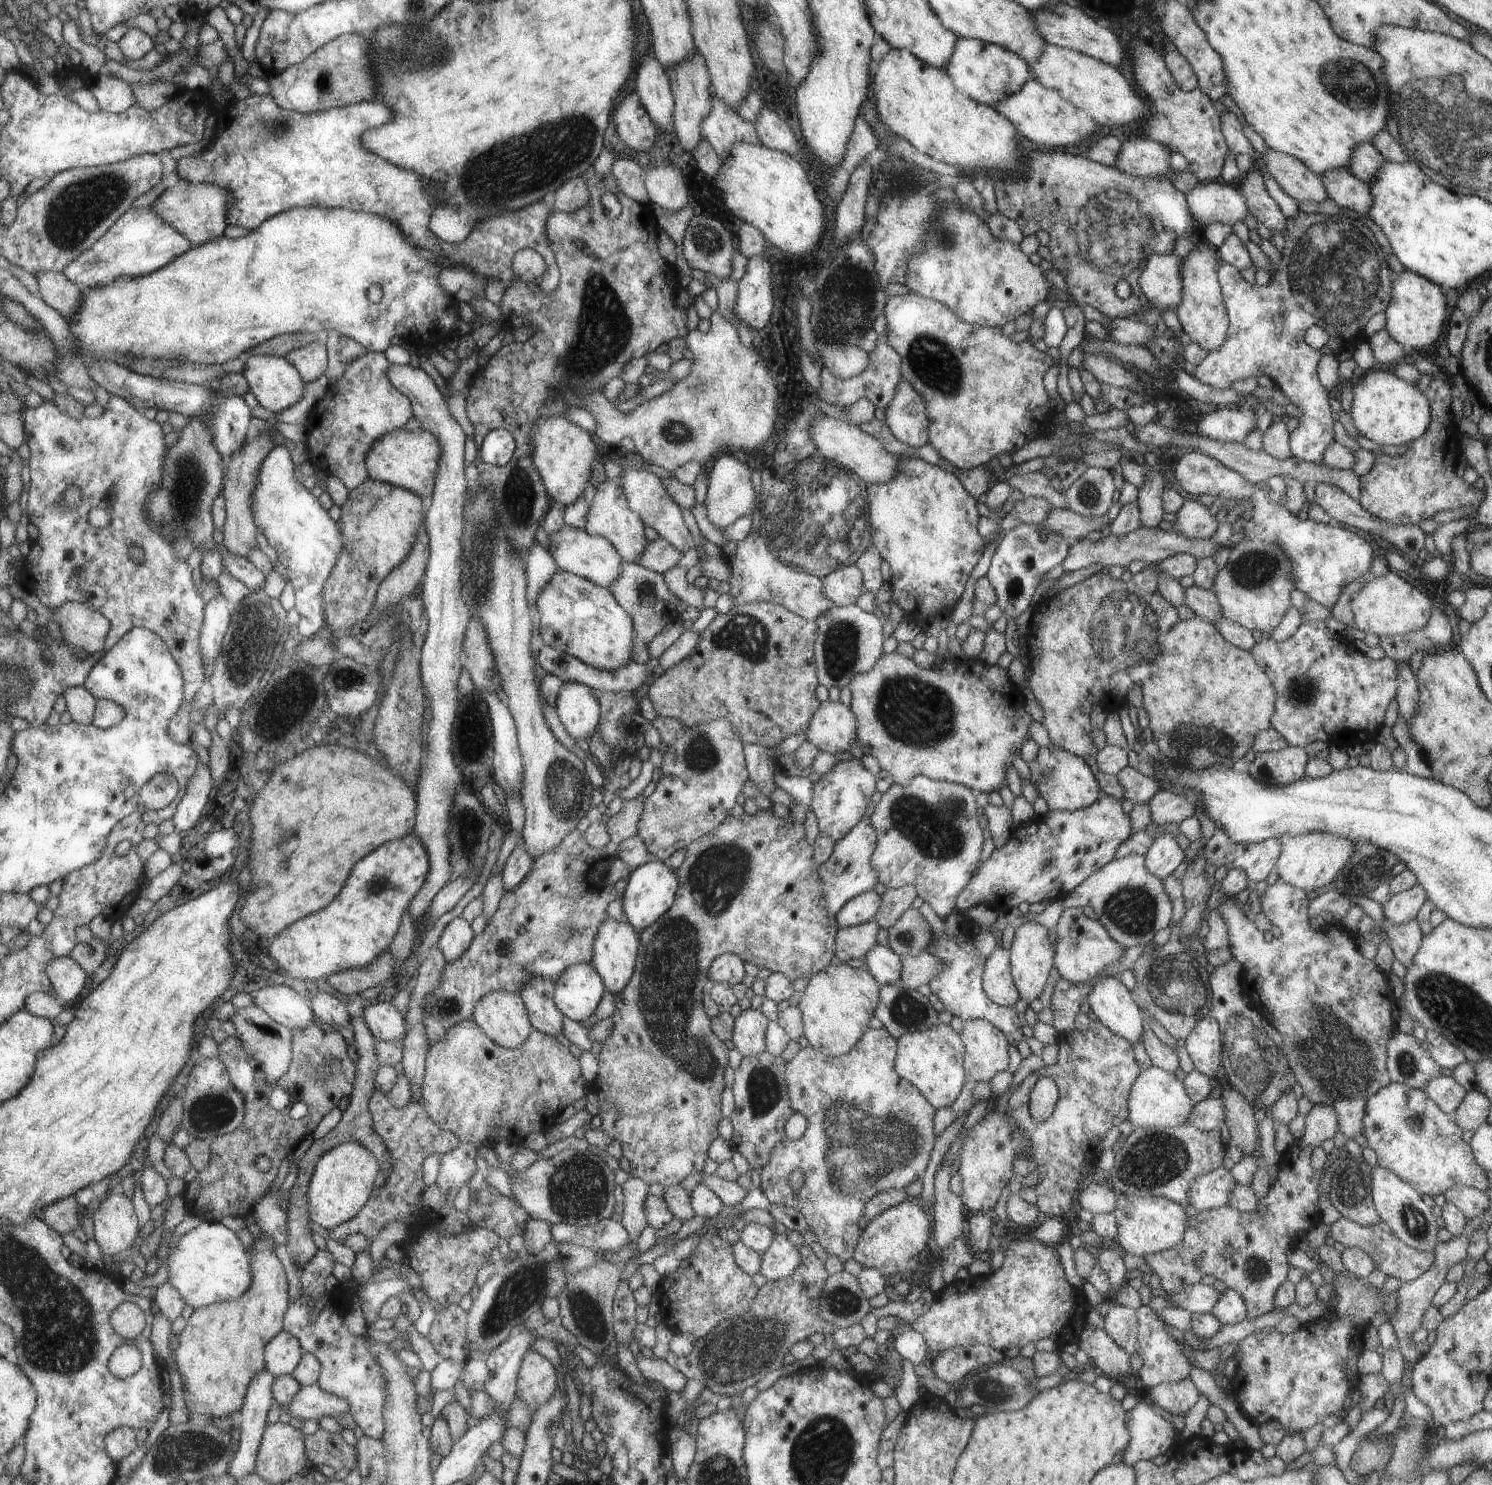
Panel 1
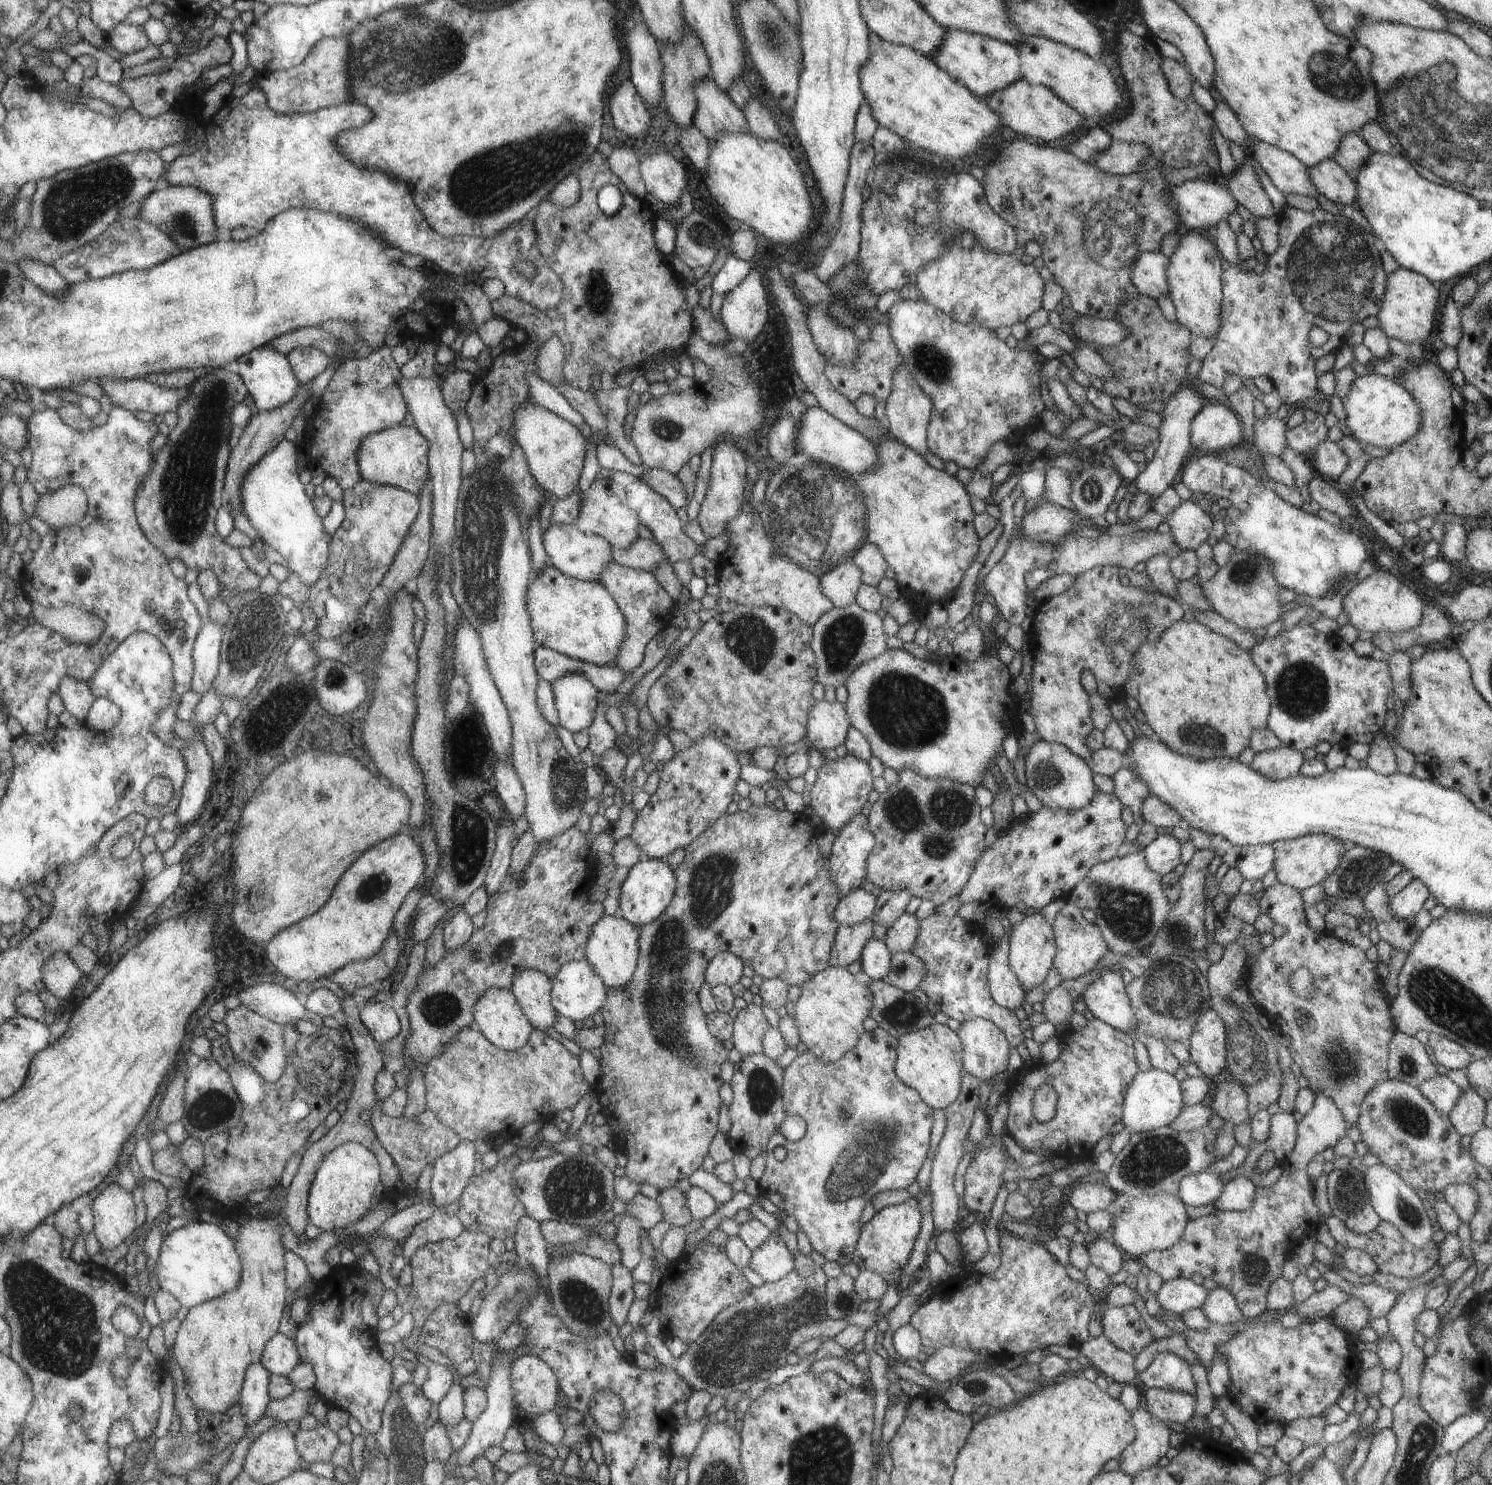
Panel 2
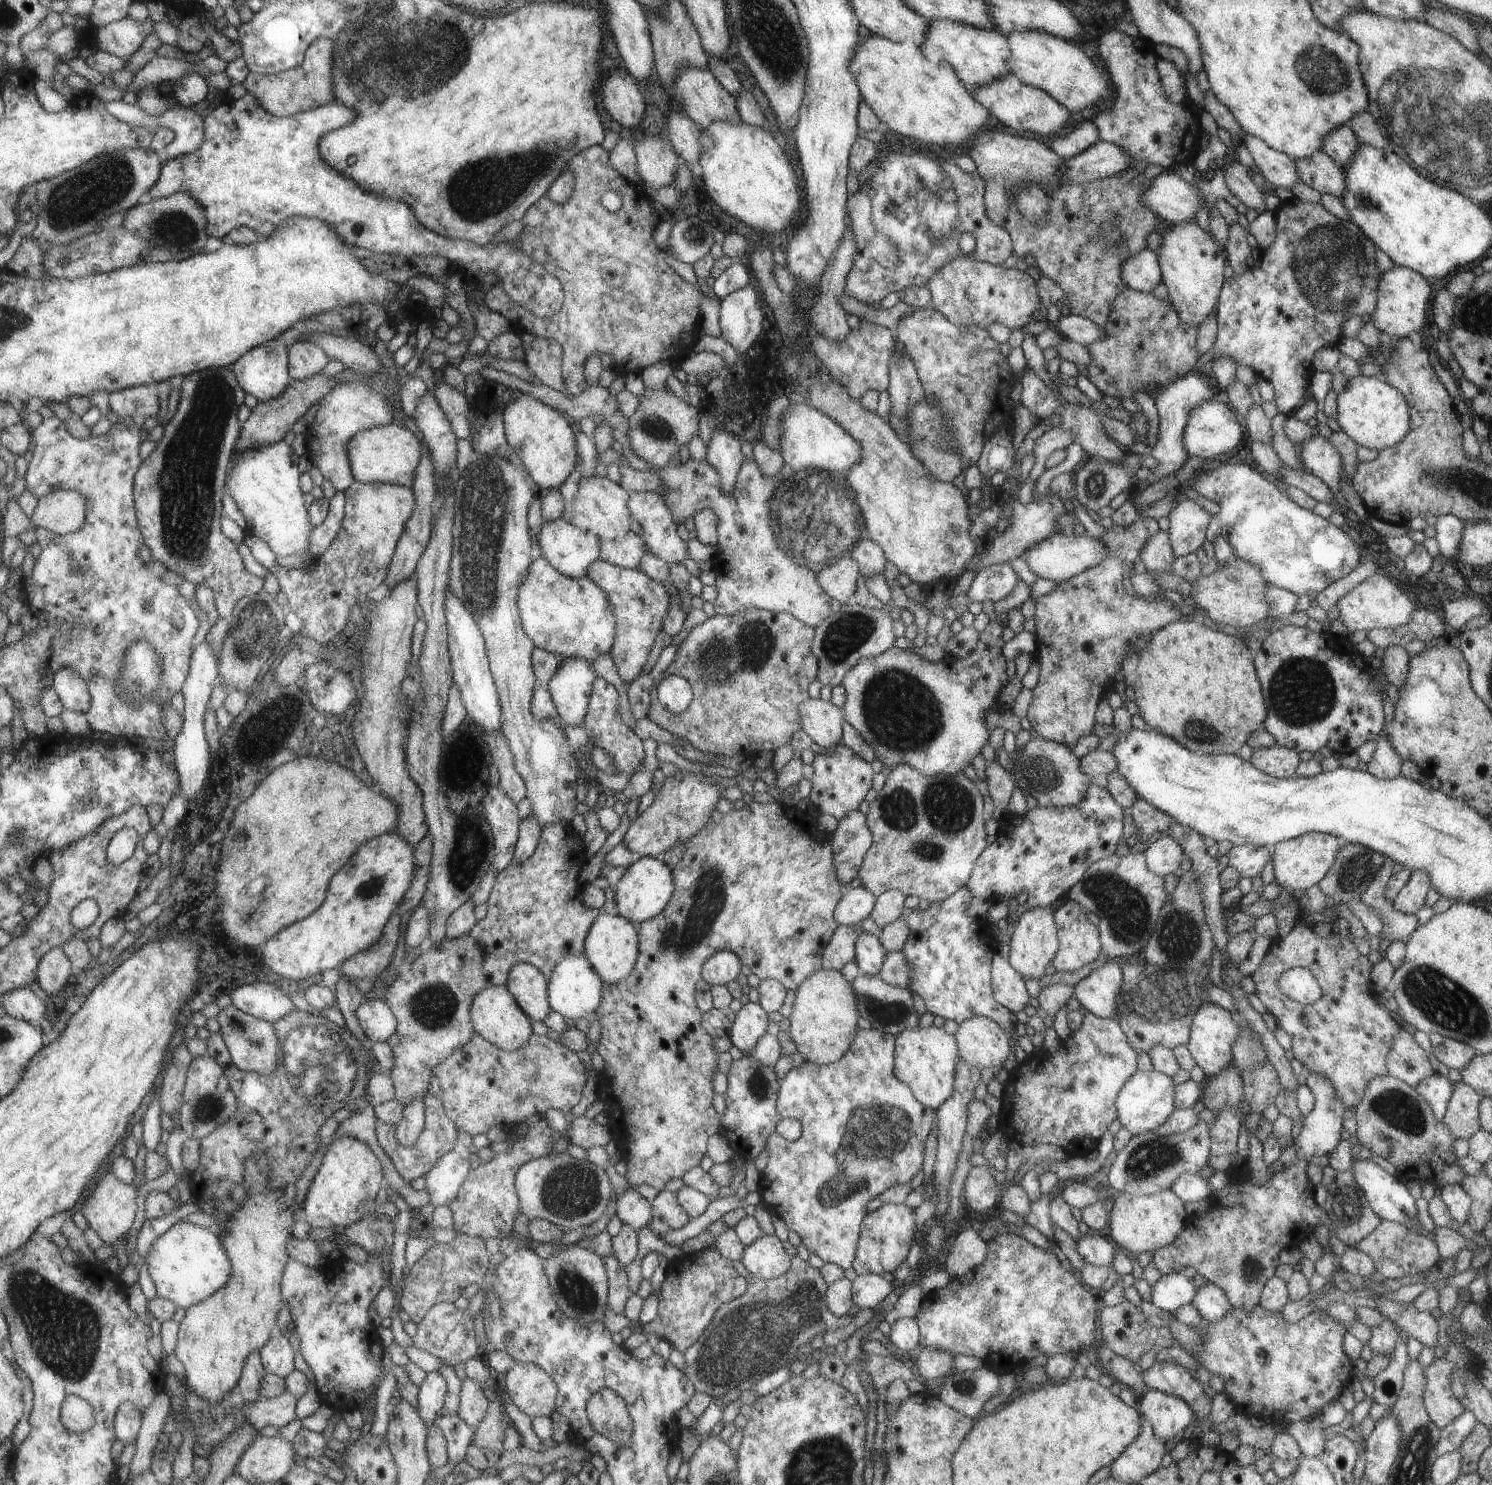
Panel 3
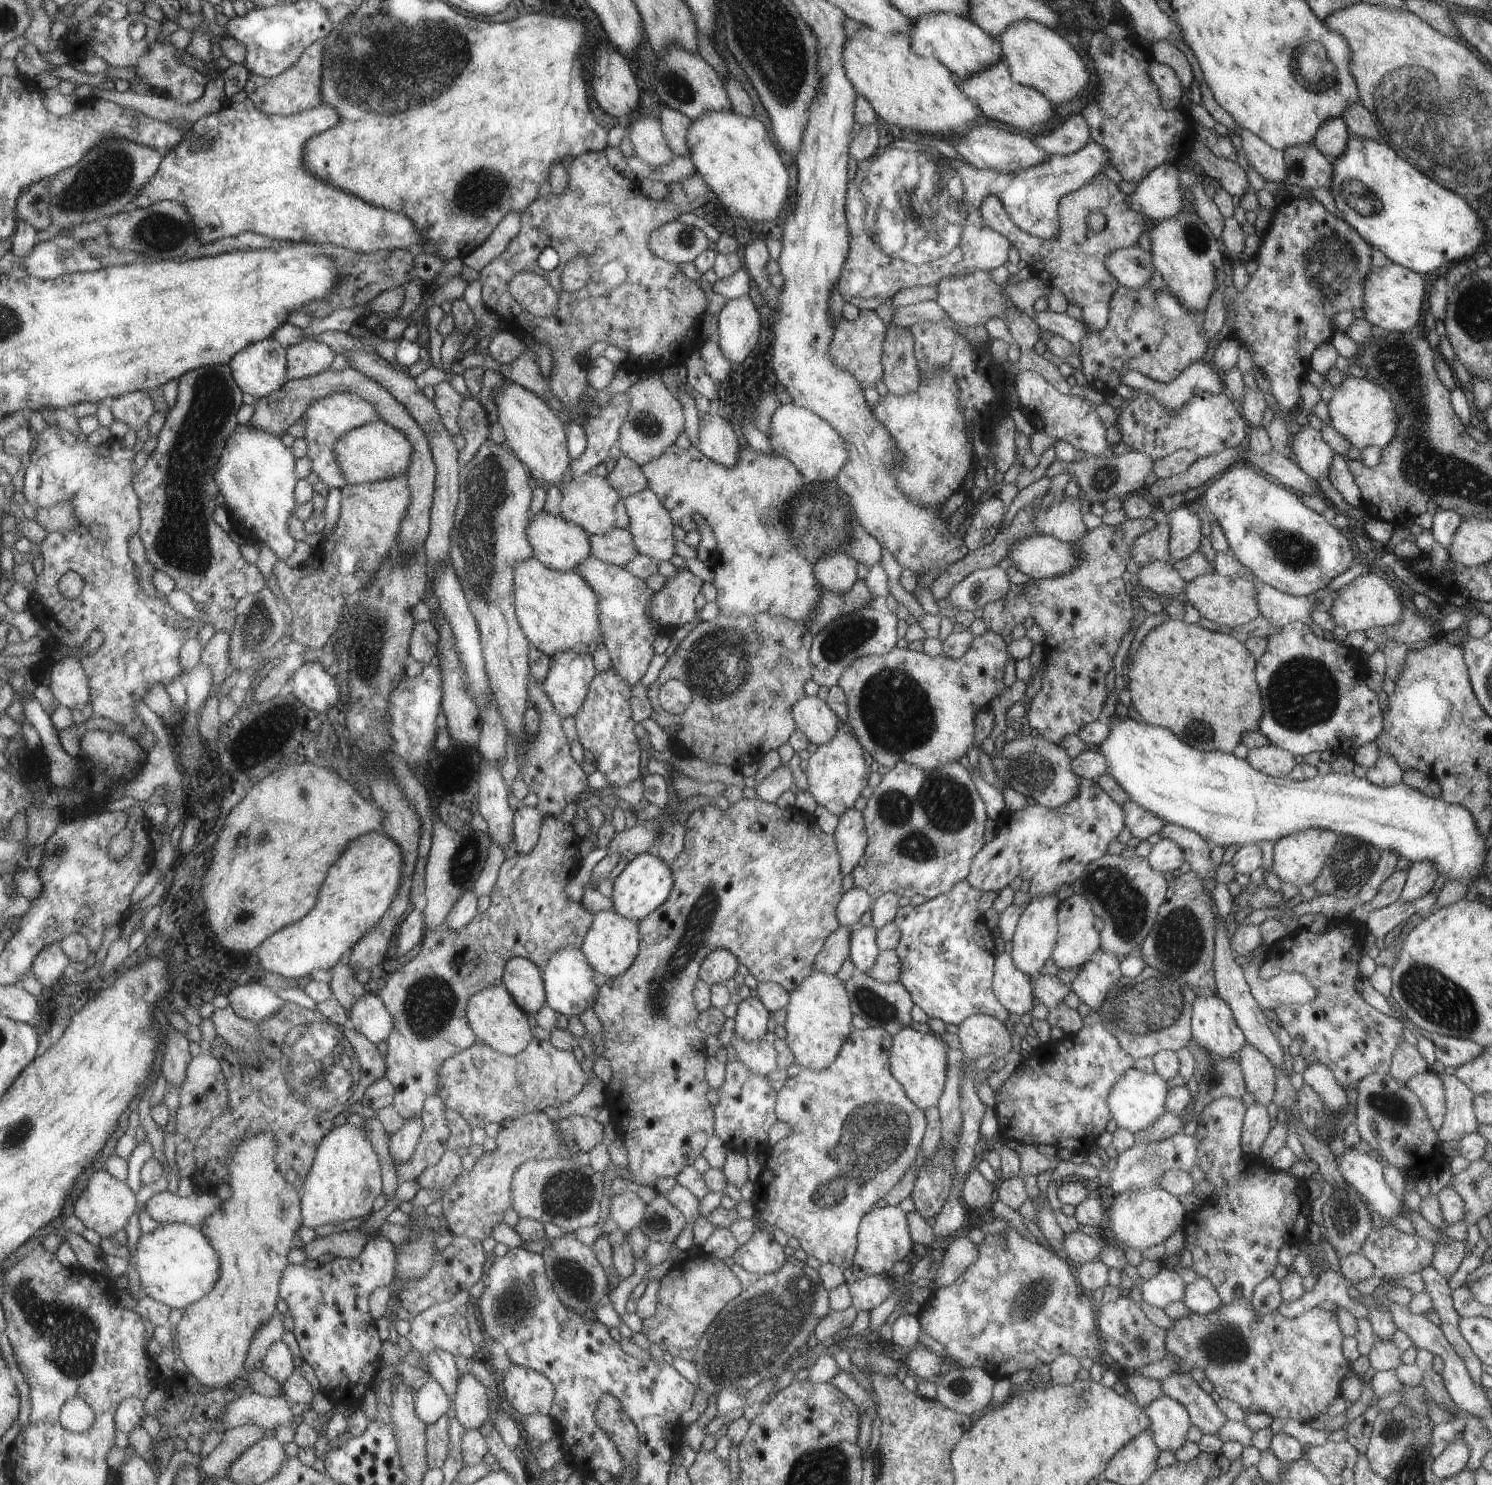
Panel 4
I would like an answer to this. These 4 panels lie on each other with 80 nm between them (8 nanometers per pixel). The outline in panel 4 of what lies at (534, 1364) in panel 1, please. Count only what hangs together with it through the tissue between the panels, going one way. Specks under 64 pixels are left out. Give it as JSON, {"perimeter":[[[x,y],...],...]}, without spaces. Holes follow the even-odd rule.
{"perimeter":[[[515,1365],[514,1368],[505,1376],[500,1378],[500,1386],[505,1392],[506,1400],[512,1408],[523,1416],[533,1416],[535,1414],[550,1415],[553,1402],[556,1400],[556,1385],[541,1372]]]}

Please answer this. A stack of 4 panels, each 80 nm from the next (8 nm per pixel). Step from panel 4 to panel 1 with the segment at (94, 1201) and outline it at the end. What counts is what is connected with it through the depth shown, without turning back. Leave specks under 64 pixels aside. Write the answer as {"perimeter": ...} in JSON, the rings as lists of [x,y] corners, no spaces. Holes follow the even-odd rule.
{"perimeter":[[[118,1188],[108,1193],[93,1215],[95,1240],[104,1255],[129,1251],[137,1238],[137,1232],[142,1230],[133,1200]]]}

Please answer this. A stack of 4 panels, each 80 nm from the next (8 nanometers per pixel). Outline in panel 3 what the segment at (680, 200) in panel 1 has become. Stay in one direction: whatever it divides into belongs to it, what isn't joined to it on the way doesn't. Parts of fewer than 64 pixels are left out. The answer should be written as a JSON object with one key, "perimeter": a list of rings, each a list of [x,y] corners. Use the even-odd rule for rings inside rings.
{"perimeter":[[[643,133],[634,148],[645,186],[658,190],[673,184],[674,173],[679,165],[684,164],[684,161],[666,144],[665,137]]]}

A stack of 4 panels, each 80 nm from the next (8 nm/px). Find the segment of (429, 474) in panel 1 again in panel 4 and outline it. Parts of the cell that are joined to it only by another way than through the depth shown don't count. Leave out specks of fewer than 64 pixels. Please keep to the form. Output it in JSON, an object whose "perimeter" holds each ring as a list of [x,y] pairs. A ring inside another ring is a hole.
{"perimeter":[[[382,419],[355,428],[348,435],[341,436],[341,440],[337,440],[337,458],[341,460],[341,468],[345,470],[345,476],[351,485],[408,476],[415,451],[413,442],[409,440],[409,436],[405,436],[405,432],[397,430],[393,424]]]}

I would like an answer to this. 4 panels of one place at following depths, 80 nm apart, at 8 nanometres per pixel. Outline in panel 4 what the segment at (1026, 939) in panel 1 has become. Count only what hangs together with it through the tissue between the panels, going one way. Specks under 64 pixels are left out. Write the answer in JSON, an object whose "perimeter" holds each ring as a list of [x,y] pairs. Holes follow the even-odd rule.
{"perimeter":[[[1054,894],[1049,896],[1029,897],[1029,904],[1022,906],[1022,912],[1016,923],[1015,931],[1011,936],[1013,948],[1011,948],[1010,957],[1013,965],[1020,972],[1025,972],[1025,975],[1033,976],[1040,973],[1043,964],[1052,957],[1051,952],[1056,947],[1056,942],[1059,939],[1059,922],[1056,921],[1056,915],[1059,911],[1060,902],[1058,902]]]}

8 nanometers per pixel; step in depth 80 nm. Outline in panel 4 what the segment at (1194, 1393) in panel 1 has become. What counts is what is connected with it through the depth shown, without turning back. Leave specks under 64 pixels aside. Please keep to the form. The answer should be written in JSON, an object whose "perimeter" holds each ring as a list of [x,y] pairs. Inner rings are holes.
{"perimeter":[[[1159,1396],[1152,1403],[1143,1406],[1147,1414],[1152,1440],[1157,1448],[1174,1453],[1186,1442],[1186,1432],[1189,1430],[1190,1419],[1187,1410],[1179,1402],[1169,1396]]]}

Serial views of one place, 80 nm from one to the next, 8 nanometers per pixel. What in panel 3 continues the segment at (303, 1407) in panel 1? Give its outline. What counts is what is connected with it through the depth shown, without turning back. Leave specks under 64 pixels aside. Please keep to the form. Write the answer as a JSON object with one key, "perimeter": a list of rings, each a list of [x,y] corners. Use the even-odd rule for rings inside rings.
{"perimeter":[[[288,1391],[277,1397],[261,1396],[256,1402],[245,1402],[242,1414],[246,1422],[254,1425],[258,1431],[267,1426],[278,1430],[297,1420],[298,1400],[297,1396]]]}

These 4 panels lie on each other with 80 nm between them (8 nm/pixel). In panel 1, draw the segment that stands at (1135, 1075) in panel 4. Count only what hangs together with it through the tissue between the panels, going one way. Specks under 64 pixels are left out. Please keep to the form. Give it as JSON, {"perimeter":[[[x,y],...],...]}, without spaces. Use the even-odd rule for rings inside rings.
{"perimeter":[[[1159,1067],[1142,1070],[1132,1084],[1128,1096],[1128,1121],[1135,1127],[1176,1127],[1183,1125],[1188,1112],[1192,1110],[1192,1100],[1173,1073]]]}

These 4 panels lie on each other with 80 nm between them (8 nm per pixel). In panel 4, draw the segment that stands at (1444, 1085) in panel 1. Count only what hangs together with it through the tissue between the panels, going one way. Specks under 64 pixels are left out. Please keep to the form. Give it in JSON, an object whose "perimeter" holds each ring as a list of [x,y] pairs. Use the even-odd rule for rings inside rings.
{"perimeter":[[[1432,1069],[1423,1074],[1415,1074],[1406,1086],[1411,1092],[1417,1094],[1425,1110],[1425,1116],[1429,1120],[1429,1126],[1433,1126],[1433,1130],[1438,1130],[1443,1123],[1443,1114],[1445,1114],[1445,1086],[1441,1078],[1434,1073]]]}

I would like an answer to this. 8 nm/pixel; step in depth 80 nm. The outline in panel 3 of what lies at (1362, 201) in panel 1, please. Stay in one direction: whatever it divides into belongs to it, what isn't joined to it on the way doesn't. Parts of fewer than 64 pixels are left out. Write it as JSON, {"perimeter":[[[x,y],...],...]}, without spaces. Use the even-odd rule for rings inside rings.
{"perimeter":[[[1322,151],[1313,152],[1311,158],[1293,160],[1293,164],[1297,168],[1299,182],[1316,190],[1320,195],[1330,194],[1341,200],[1345,190],[1345,174],[1329,156]]]}

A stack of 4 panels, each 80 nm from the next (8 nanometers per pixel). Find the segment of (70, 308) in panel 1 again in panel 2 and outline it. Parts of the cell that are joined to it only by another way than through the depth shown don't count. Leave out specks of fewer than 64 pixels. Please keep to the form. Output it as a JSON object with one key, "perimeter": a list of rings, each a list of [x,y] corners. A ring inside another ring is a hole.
{"perimeter":[[[23,259],[17,262],[23,276],[32,280],[47,292],[54,295],[65,295],[69,288],[69,283],[58,273],[53,265],[45,264],[35,259]]]}

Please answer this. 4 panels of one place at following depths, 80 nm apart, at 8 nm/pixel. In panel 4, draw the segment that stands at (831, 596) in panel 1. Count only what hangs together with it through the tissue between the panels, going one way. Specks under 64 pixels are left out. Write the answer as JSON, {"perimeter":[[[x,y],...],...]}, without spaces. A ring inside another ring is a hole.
{"perimeter":[[[842,550],[827,556],[821,556],[813,562],[814,578],[822,590],[833,594],[845,594],[856,583],[856,568],[858,563]]]}

